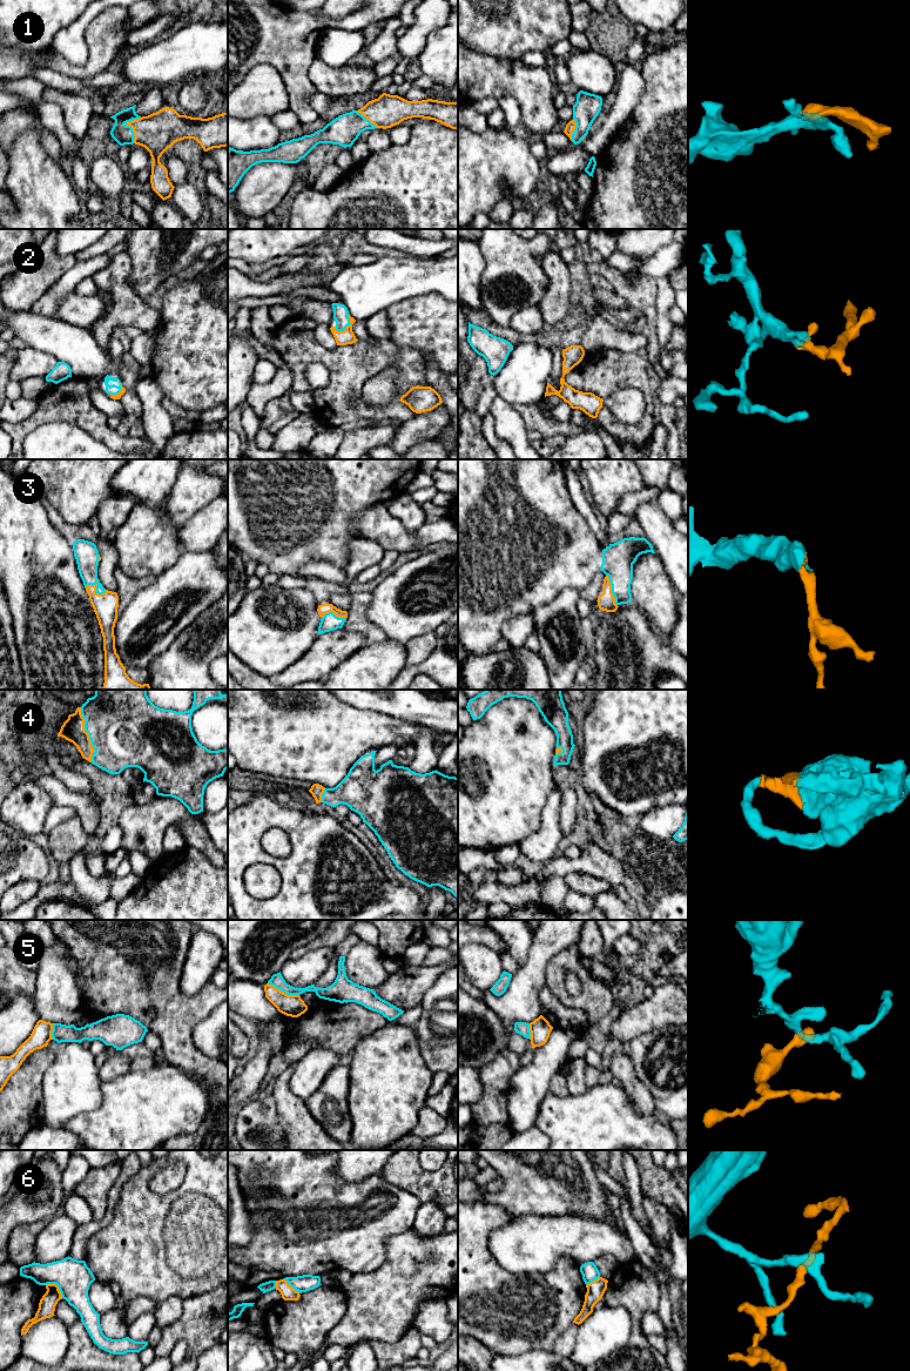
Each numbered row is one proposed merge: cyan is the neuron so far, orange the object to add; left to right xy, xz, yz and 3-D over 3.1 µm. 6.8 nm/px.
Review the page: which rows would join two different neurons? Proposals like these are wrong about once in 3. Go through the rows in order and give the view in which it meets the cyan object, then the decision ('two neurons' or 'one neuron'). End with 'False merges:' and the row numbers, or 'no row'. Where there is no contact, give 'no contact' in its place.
1: xy | one neuron
2: xz | one neuron
3: xy | one neuron
4: xy | one neuron
5: xz | two neurons
6: xy | two neurons
False merges: 5, 6

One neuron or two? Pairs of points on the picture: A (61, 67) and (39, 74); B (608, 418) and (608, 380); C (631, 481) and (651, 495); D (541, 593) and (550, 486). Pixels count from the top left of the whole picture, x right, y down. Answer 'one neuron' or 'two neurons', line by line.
A: two neurons
B: one neuron
C: two neurons
D: one neuron

